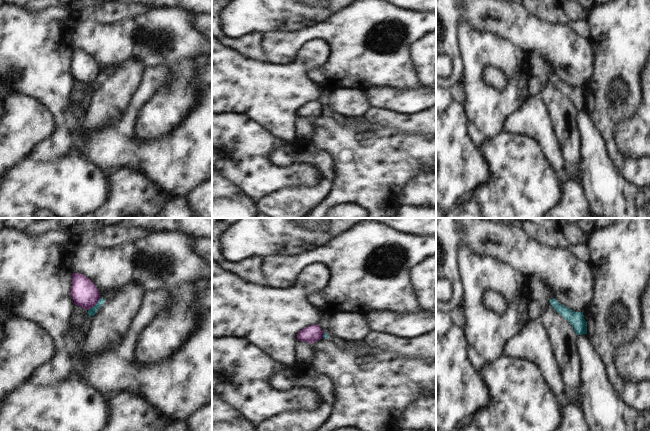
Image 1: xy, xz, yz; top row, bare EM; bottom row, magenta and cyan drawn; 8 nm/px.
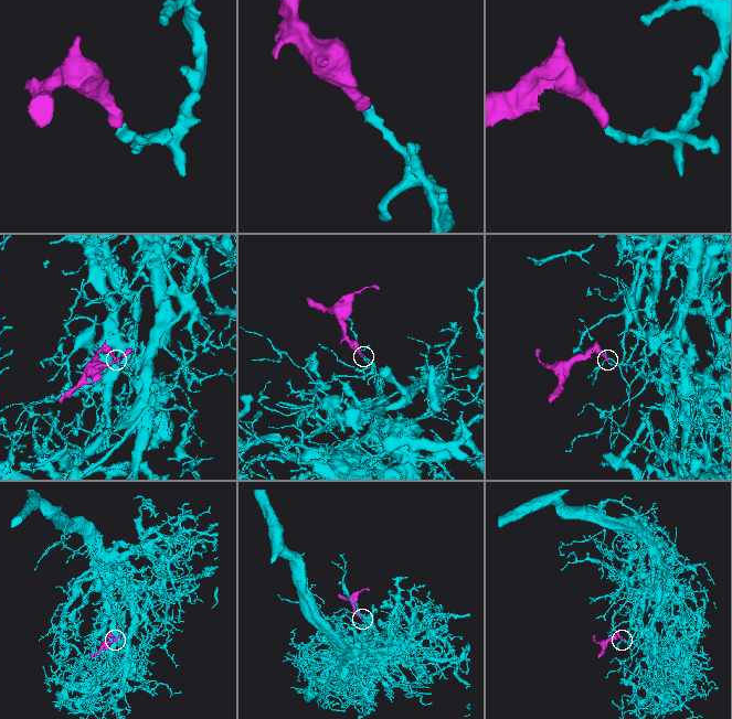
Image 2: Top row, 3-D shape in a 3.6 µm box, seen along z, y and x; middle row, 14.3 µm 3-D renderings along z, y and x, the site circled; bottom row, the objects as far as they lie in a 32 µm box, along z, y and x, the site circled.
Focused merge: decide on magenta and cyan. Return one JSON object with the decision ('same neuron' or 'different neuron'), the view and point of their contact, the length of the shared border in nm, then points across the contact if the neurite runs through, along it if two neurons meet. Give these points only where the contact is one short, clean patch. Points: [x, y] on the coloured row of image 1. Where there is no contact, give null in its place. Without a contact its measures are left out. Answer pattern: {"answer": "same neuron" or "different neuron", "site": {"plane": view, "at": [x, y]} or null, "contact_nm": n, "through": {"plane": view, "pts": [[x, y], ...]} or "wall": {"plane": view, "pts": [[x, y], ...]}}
{"answer": "different neuron", "site": {"plane": "xy", "at": [95, 304]}, "contact_nm": 150, "wall": {"plane": "xy", "pts": [[100, 297], [88, 310]]}}

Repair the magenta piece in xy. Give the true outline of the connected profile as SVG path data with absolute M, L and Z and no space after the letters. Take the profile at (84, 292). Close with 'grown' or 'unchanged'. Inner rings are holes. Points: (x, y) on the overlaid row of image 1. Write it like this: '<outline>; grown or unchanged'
M81 273L72 274L70 294L74 303L86 310L94 307L101 298L97 286Z; unchanged

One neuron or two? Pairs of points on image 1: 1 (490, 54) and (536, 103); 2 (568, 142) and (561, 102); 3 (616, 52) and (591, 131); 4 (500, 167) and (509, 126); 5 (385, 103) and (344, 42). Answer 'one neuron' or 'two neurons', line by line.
1: two neurons
2: one neuron
3: two neurons
4: two neurons
5: two neurons

